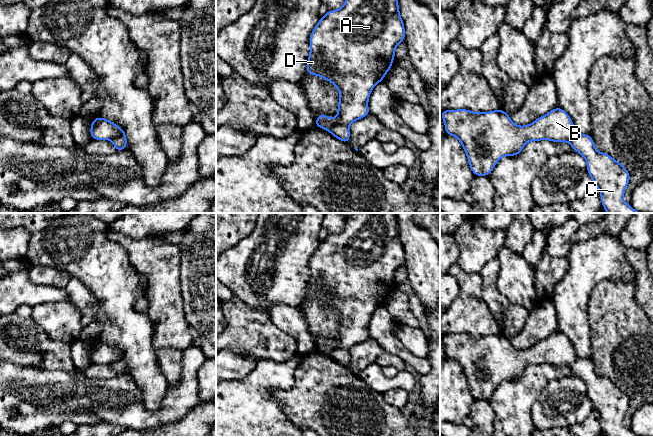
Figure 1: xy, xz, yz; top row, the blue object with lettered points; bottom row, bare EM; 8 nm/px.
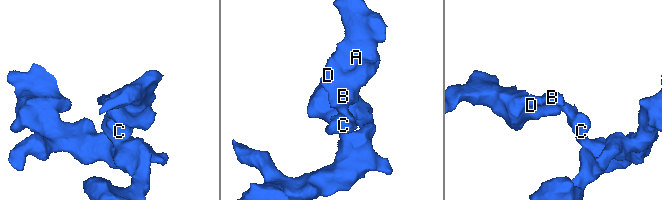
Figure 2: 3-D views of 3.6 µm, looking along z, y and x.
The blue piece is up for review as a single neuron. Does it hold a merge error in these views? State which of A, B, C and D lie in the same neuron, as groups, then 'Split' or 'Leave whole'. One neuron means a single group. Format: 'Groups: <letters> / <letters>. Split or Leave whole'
Groups: A B D / C. Split

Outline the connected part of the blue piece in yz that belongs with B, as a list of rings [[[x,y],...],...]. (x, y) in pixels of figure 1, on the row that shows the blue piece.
[[[560,107],[525,126],[514,124],[509,114],[502,109],[489,112],[472,112],[468,109],[441,110],[441,117],[445,124],[445,134],[455,136],[464,148],[474,176],[489,176],[503,156],[519,155],[530,141],[571,143],[578,134],[569,114]]]

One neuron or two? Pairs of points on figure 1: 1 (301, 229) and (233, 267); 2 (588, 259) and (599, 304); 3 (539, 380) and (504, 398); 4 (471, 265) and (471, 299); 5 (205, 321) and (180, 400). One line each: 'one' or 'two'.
1: one
2: two
3: one
4: two
5: two

